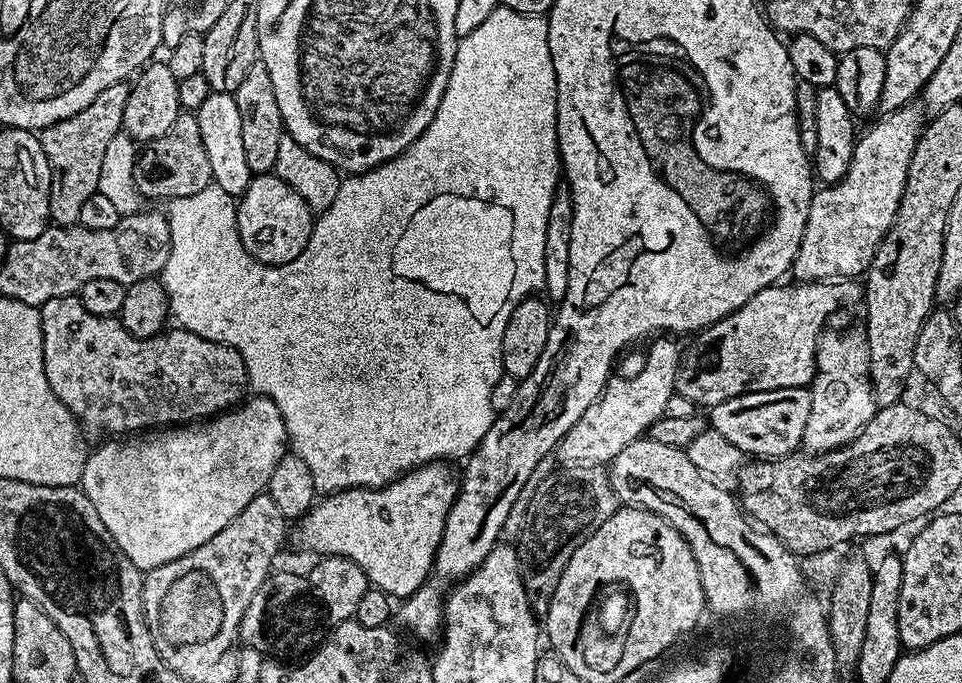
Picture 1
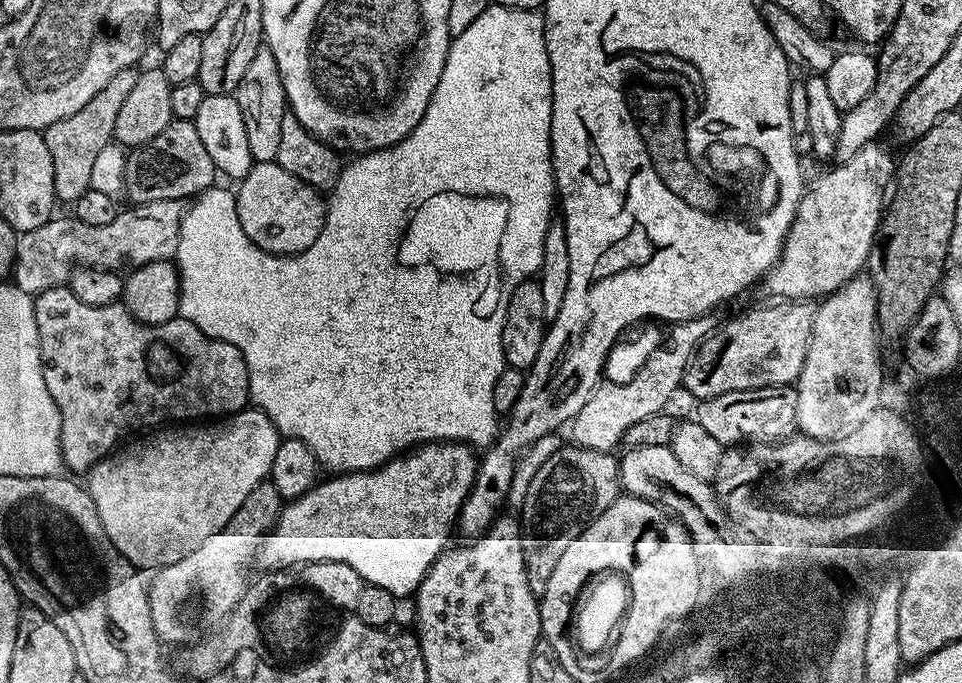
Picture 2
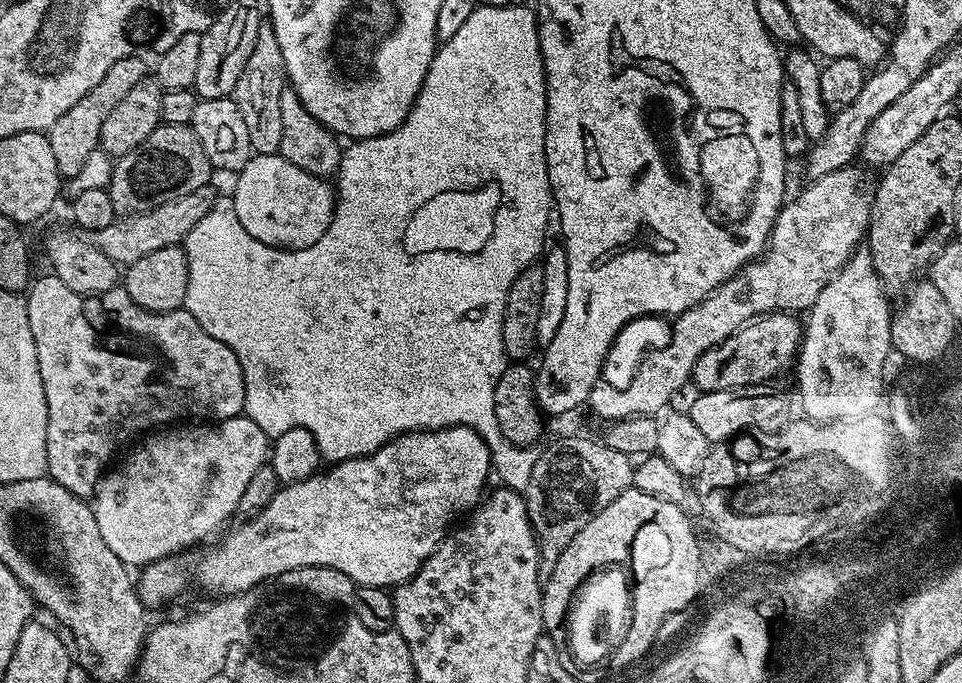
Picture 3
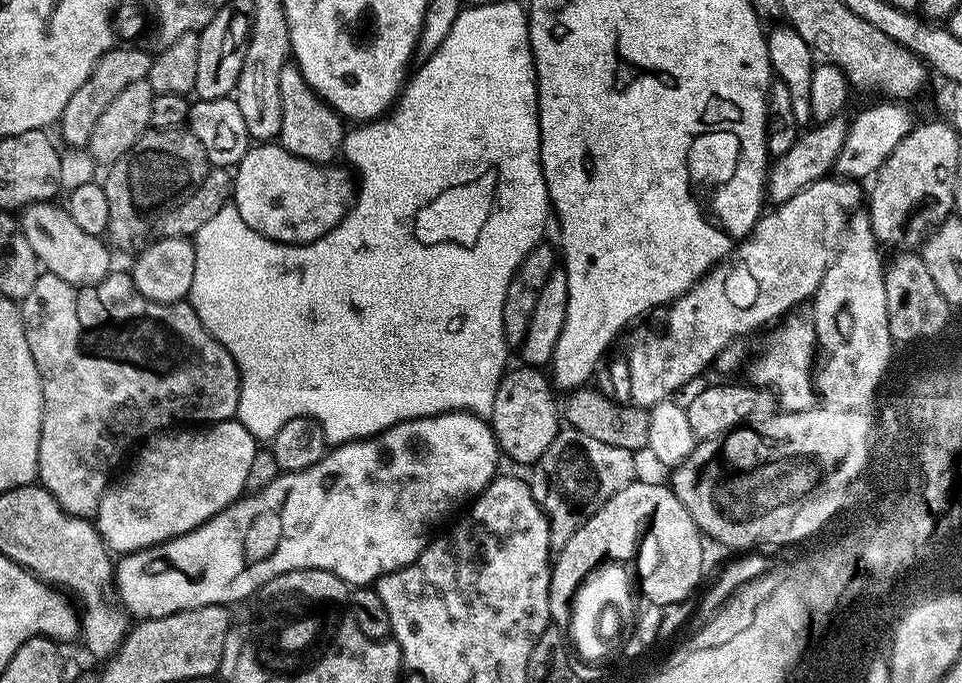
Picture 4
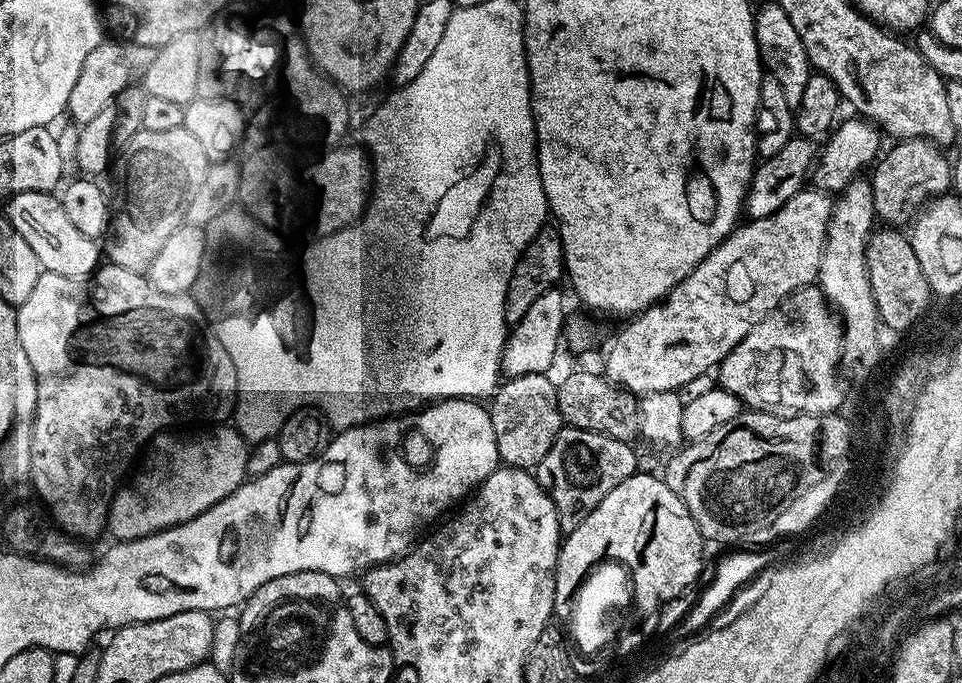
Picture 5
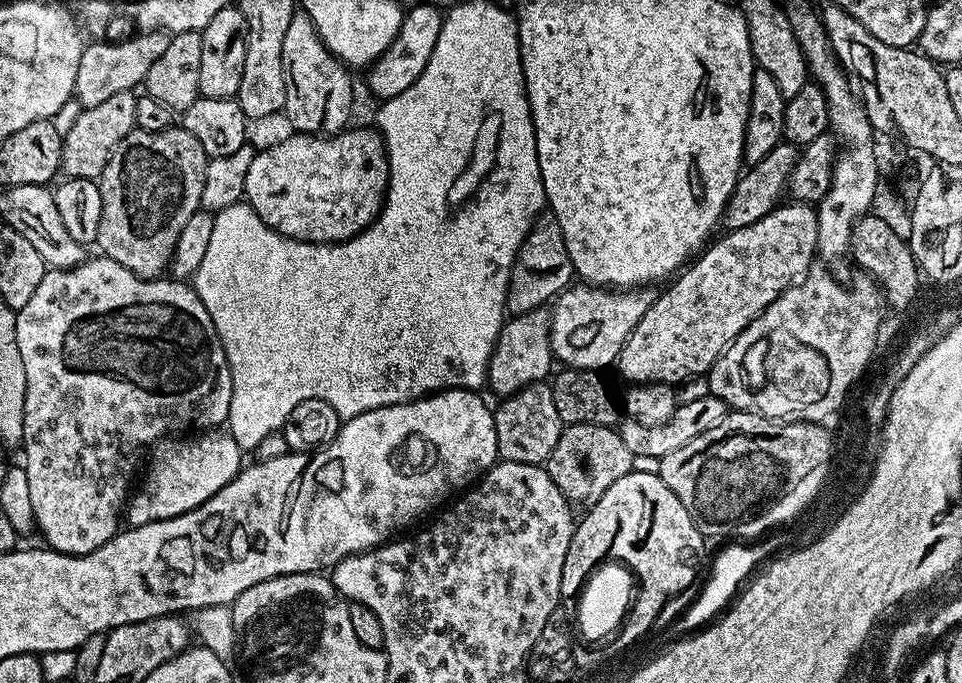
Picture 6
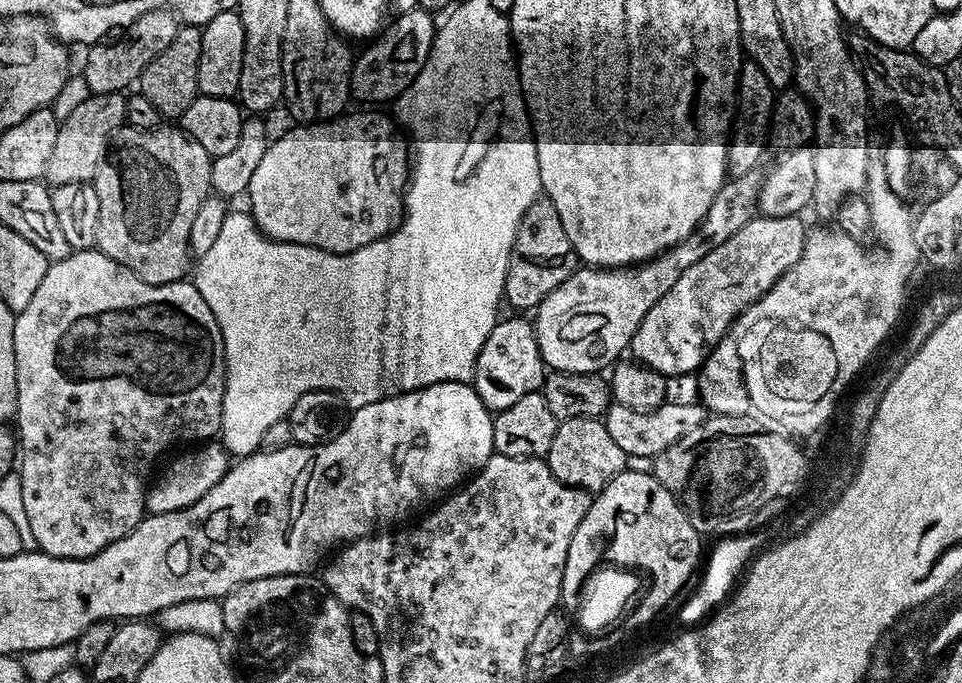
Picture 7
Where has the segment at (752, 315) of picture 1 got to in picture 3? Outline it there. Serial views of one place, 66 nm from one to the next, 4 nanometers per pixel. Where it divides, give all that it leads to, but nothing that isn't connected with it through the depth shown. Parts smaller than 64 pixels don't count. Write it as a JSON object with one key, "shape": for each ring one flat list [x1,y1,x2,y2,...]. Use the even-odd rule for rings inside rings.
{"shape":[[769,312,767,316,758,316,755,320,749,320,744,327,730,334,718,346,706,350,702,358,692,371,691,383,697,384,701,392,713,392,714,390,730,390,731,388,750,387,752,385,767,385,779,372,784,372,793,367,794,361,800,350,802,339,801,321,791,312]]}

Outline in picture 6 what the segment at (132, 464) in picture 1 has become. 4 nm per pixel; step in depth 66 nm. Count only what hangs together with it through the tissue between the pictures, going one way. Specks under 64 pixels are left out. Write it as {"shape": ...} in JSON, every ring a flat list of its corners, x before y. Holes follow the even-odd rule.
{"shape":[[204,430,187,438,157,440,143,473,144,481,142,476,126,505,127,523,137,528,152,520,174,518,202,506,202,502,218,494,222,486,226,486,240,473,240,456,242,450,238,442,234,442,234,438,224,430]]}

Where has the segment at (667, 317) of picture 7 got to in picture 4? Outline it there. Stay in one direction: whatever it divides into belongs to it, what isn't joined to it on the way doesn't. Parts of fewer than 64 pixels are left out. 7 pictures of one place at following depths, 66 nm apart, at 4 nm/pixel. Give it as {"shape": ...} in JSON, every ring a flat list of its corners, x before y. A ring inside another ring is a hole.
{"shape":[[825,178,814,182,810,186,806,186,806,190,802,190,798,194,794,194,794,198,790,198,790,202,782,202,775,205,771,210,773,212,765,211,752,227,752,232,741,240,736,245,729,256,725,256,715,268,711,268,704,277,694,284,690,291,682,294,678,299,672,301,670,307,667,309,668,321,664,324,664,333,661,336,655,336,654,333,648,332,645,336,636,336,632,340,632,345,628,348,628,355,626,361,629,366,629,380,630,390,632,391,631,403,637,408,650,409,658,402,663,400,671,400,672,395,678,391,682,386,686,386,686,382,690,382,690,378,695,376,703,376,709,369,713,367,718,358,718,354,722,354,722,350,726,350,726,346,737,343,747,332,752,332,755,328,760,328,763,324,771,325,773,322,779,321,781,318,789,315,800,303,811,301,816,295,818,286,822,282,822,278,826,274,828,267,832,265,833,258,836,257,836,252,840,248,840,241,844,239,844,230,848,226,848,217,853,210,859,209,862,204,862,192,860,196,861,185,855,180,845,180,843,178]]}

